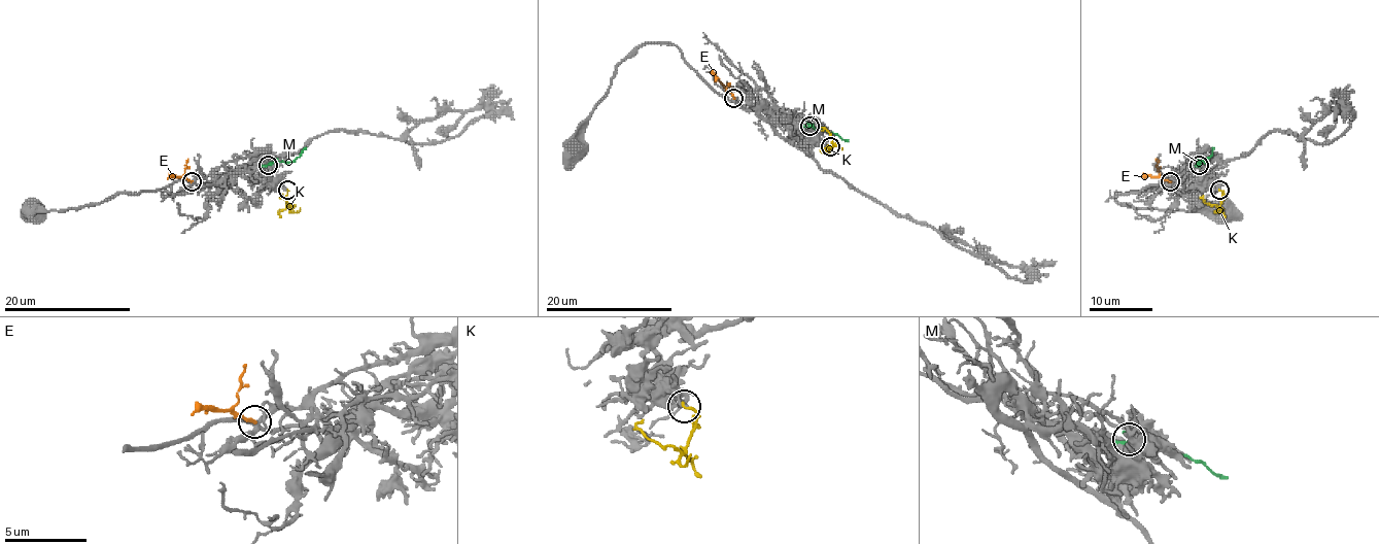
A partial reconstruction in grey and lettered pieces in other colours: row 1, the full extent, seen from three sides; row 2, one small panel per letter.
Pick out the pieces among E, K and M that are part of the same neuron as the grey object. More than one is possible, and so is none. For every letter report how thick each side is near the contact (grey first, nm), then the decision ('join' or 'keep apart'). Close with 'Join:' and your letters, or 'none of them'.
E: 220 nm thick on the grey side, 190 nm on the other; join
K: 240 nm thick on the grey side, 150 nm on the other; keep apart
M: 500 nm thick on the grey side, 480 nm on the other; keep apart
Join: E

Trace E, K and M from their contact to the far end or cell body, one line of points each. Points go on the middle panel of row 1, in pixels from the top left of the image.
E: (733, 97), (711, 69)
K: (829, 146), (828, 150), (835, 141), (825, 129), (821, 130)
M: (811, 126), (849, 141)

